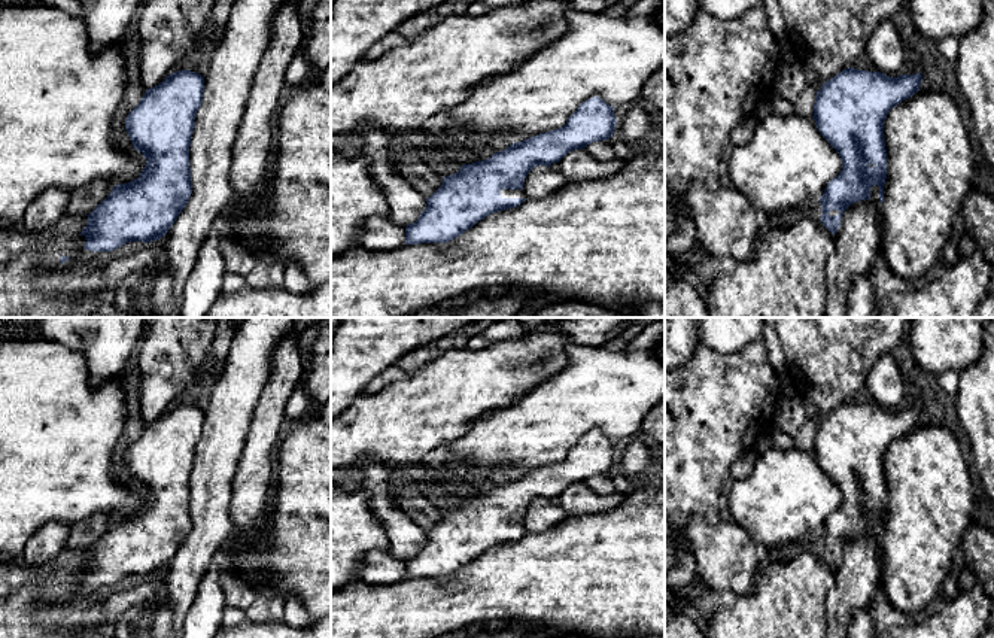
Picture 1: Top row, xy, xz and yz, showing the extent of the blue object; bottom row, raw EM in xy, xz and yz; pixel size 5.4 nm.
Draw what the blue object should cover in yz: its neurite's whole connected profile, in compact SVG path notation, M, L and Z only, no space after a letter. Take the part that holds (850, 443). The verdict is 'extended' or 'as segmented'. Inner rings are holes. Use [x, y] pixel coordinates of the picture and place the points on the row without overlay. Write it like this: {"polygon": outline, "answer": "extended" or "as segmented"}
{"polygon": "M845 402L823 417L814 437L814 455L821 470L836 483L842 493L841 507L832 513L820 531L823 559L835 569L843 546L861 534L872 534L875 541L884 535L887 513L887 483L884 455L888 446L919 425L922 408L890 411L881 405Z", "answer": "extended"}

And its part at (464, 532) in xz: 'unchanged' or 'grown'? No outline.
grown

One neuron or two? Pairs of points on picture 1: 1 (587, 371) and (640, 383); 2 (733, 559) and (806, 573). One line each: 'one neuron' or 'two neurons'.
1: one neuron
2: two neurons

